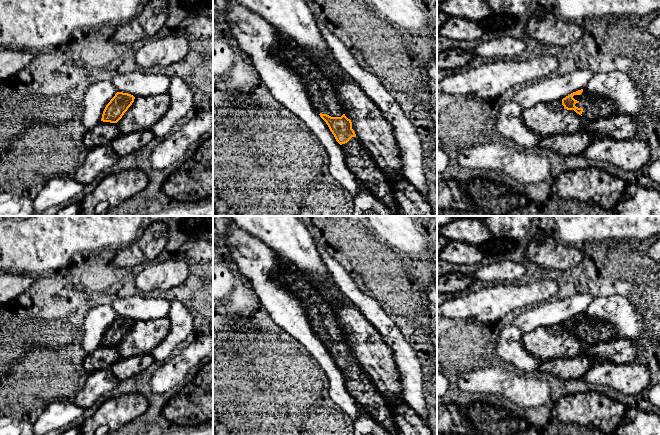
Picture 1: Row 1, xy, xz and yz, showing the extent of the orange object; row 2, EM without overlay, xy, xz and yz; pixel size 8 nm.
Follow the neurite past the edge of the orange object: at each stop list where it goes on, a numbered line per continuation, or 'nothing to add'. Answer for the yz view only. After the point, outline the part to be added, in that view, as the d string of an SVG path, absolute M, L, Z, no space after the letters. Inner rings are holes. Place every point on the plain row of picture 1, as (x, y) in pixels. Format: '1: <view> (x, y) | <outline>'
1: yz (594, 331) | M584 315L580 319L574 319L573 322L578 325L575 330L583 333L581 339L585 345L598 344L617 338L617 331L611 323L591 320Z

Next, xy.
nothing to add

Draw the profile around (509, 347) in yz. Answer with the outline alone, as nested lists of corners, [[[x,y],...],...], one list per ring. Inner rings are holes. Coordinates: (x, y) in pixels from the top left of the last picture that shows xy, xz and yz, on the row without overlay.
[[[504,325],[496,342],[496,355],[508,365],[516,369],[531,373],[543,363],[539,358],[531,355],[523,346],[521,337],[523,332],[515,325]]]

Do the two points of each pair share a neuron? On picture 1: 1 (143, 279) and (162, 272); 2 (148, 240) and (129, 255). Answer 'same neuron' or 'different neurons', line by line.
1: same neuron
2: same neuron

